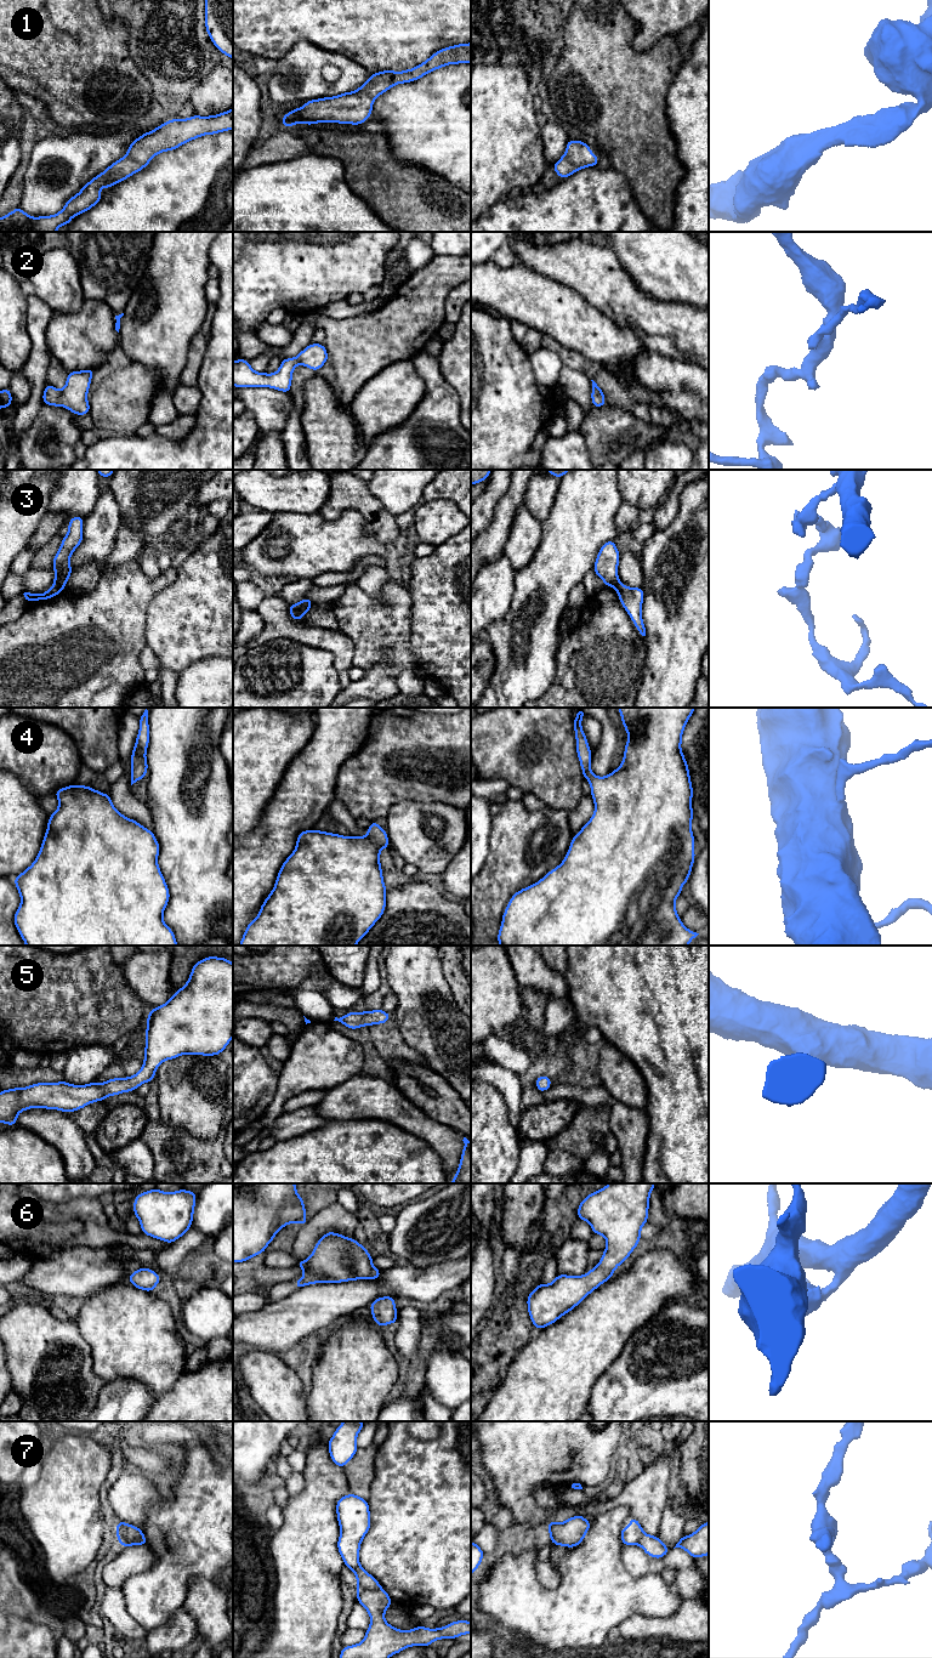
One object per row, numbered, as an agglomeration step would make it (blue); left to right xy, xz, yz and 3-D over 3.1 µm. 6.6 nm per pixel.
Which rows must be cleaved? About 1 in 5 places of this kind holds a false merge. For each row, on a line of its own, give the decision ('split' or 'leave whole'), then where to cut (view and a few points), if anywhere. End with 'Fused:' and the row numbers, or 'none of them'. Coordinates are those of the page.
1: leave whole | no cut
2: leave whole | no cut
3: split | xy (54, 583), (64, 585)
4: leave whole | no cut
5: leave whole | no cut
6: leave whole | no cut
7: split | xy (142, 1533), (136, 1540), (119, 1542)
Fused: 3, 7

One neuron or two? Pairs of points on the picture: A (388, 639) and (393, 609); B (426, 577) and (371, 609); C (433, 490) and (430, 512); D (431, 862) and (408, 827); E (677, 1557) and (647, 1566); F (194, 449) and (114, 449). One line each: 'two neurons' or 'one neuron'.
A: one neuron
B: two neurons
C: two neurons
D: one neuron
E: one neuron
F: one neuron

